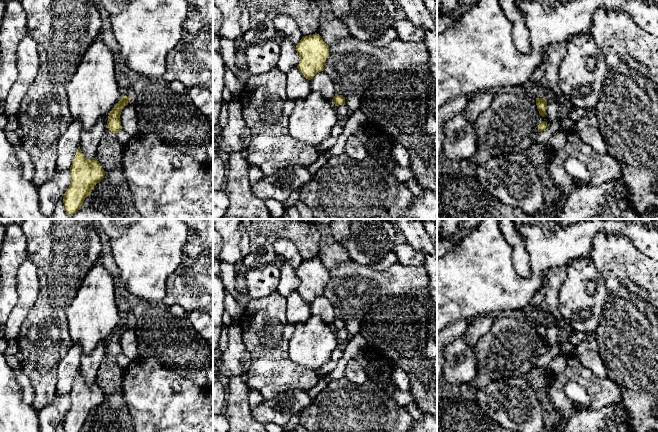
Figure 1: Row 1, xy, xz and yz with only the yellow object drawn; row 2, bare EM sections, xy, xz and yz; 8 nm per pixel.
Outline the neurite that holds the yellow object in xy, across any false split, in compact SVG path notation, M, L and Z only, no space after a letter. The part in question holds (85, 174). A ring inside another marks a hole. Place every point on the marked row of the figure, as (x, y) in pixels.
M79 146L70 167L70 174L71 183L64 194L63 203L66 213L71 217L81 209L85 198L104 178L105 171L97 157L93 160L87 159Z

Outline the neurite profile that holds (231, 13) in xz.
M213 0L222 14L220 38L233 42L242 39L244 33L240 26L240 18L243 14L239 2L240 0Z

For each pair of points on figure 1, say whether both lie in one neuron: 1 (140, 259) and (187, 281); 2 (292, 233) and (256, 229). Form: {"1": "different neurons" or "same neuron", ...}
{"1": "different neurons", "2": "same neuron"}

